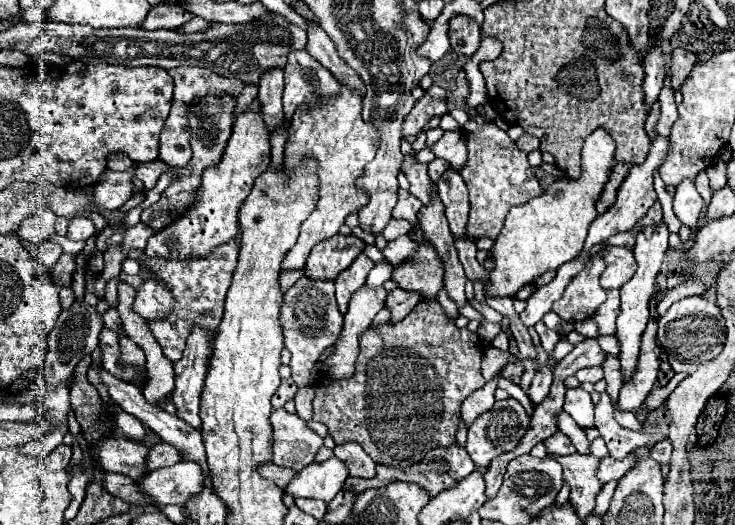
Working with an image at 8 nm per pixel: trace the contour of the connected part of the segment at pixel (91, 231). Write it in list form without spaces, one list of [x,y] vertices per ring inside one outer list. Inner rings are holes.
[[[91,218],[69,220],[69,230],[67,230],[69,240],[89,240],[91,236],[95,236],[95,226]]]

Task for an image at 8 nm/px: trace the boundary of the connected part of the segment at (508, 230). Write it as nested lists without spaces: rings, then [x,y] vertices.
[[[597,128],[585,140],[583,158],[581,158],[581,176],[577,180],[563,176],[563,178],[555,180],[543,192],[543,196],[533,198],[523,206],[511,208],[511,212],[509,212],[509,216],[505,220],[505,226],[503,226],[499,238],[495,240],[495,246],[493,246],[495,270],[491,272],[491,284],[487,286],[491,296],[515,296],[515,292],[519,288],[533,282],[533,278],[537,278],[539,274],[543,274],[547,270],[557,270],[561,264],[565,264],[565,262],[573,260],[575,256],[579,256],[579,252],[583,250],[583,244],[585,244],[587,230],[589,230],[591,222],[597,218],[595,202],[599,200],[599,196],[601,196],[601,192],[603,192],[603,188],[605,188],[605,184],[609,180],[611,168],[615,166],[615,148],[617,146],[615,146],[613,138],[603,128]]]

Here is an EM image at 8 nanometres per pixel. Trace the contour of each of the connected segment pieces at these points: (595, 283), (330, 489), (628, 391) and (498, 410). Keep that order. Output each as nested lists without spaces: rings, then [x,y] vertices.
[[[595,254],[577,276],[567,284],[561,300],[553,304],[553,312],[567,322],[581,322],[591,318],[597,308],[605,302],[607,294],[599,284],[599,276],[605,270],[605,260],[601,254]]]
[[[331,458],[325,462],[313,462],[309,468],[303,468],[297,478],[285,488],[285,492],[293,494],[295,498],[319,498],[331,502],[335,494],[343,488],[349,470],[345,462],[339,458]]]
[[[647,330],[647,334],[641,336],[641,352],[637,360],[639,360],[637,372],[633,374],[633,380],[629,380],[621,388],[619,402],[617,402],[621,410],[629,410],[629,412],[635,412],[643,404],[653,384],[657,382],[659,356],[655,350],[655,330]]]
[[[509,398],[509,400],[497,400],[493,404],[491,410],[487,410],[485,414],[481,414],[471,426],[469,426],[469,434],[467,434],[467,444],[465,444],[465,450],[469,452],[471,460],[475,462],[477,468],[487,468],[489,462],[493,458],[497,458],[499,454],[505,454],[509,450],[513,450],[519,440],[525,436],[525,432],[529,430],[529,418],[525,414],[525,408],[515,400],[515,398]]]

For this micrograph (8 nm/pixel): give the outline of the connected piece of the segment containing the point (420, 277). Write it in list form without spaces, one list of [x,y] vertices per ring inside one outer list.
[[[415,230],[409,232],[409,238],[415,240],[419,248],[413,256],[409,256],[393,270],[393,280],[399,284],[399,288],[421,292],[425,300],[431,300],[443,286],[445,268],[441,264],[441,258],[437,256],[437,250],[425,238],[419,240]]]

